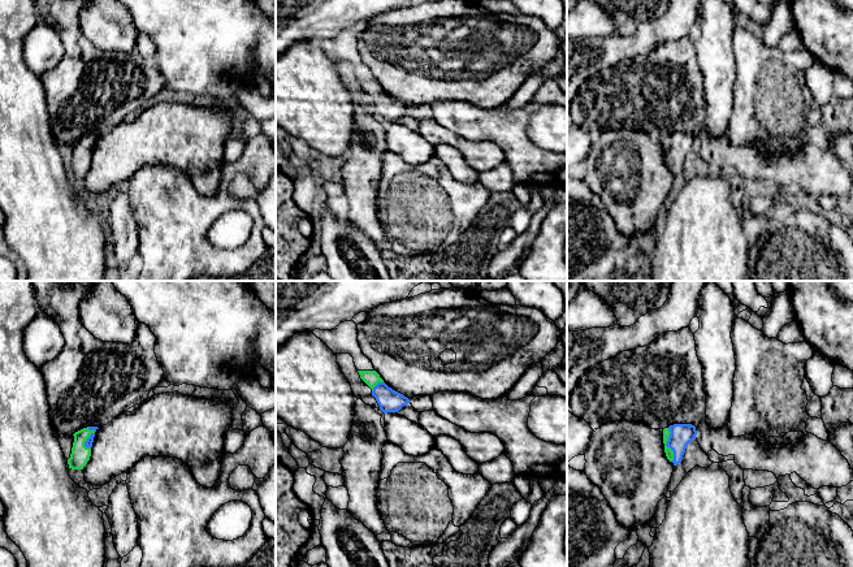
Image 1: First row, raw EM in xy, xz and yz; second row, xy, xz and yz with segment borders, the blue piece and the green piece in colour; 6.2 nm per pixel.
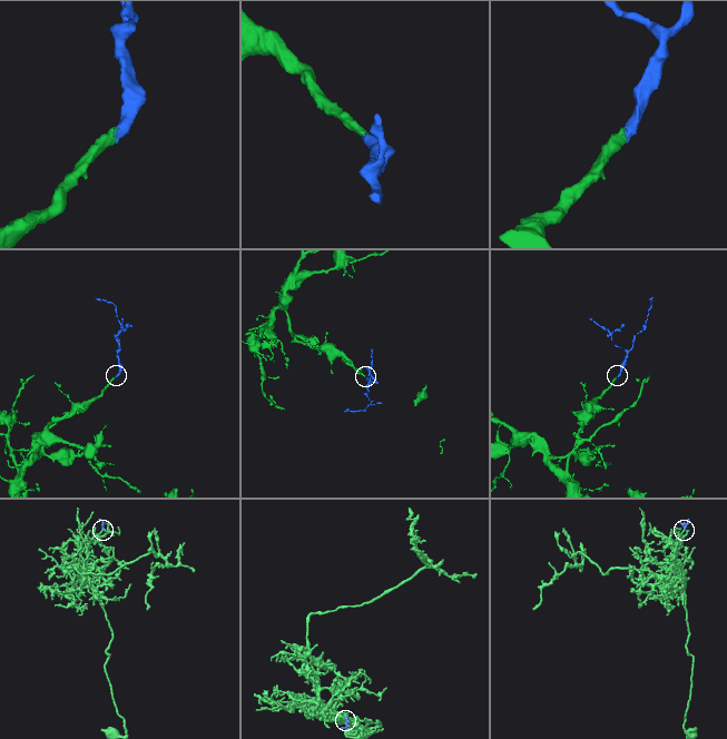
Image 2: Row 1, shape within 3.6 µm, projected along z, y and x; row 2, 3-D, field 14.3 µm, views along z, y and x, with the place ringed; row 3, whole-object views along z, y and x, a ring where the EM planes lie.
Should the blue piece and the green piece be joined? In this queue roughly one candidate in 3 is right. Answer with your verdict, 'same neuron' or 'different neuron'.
same neuron

